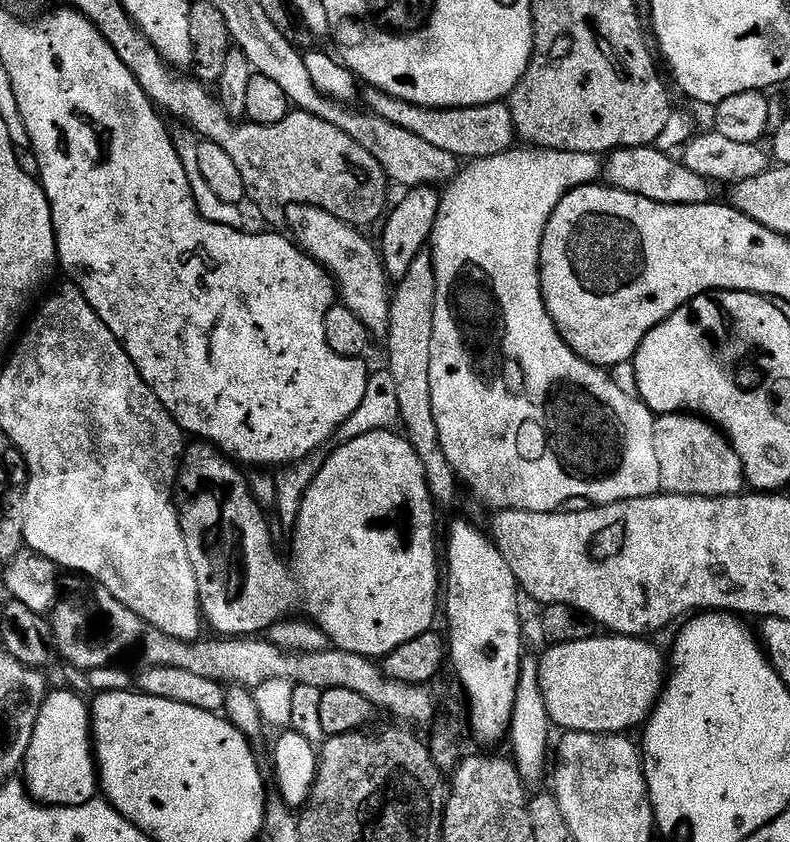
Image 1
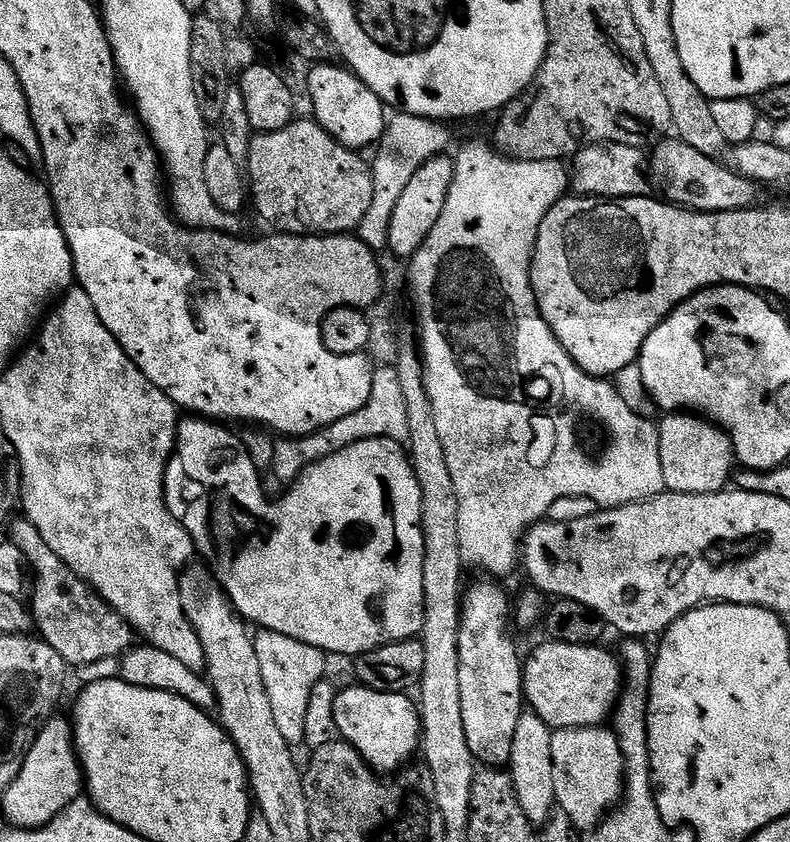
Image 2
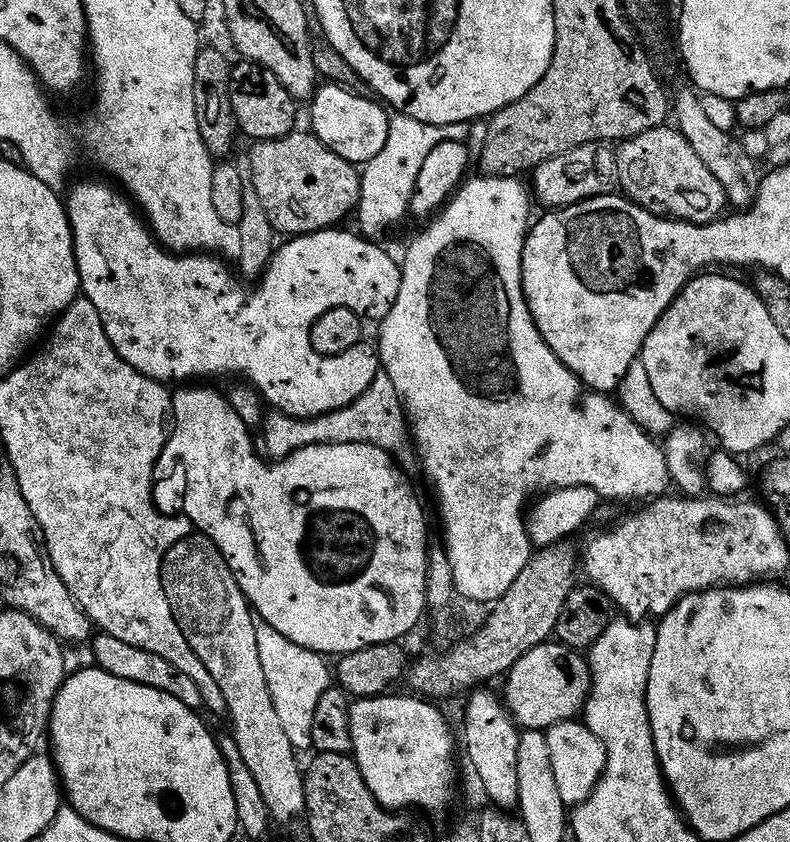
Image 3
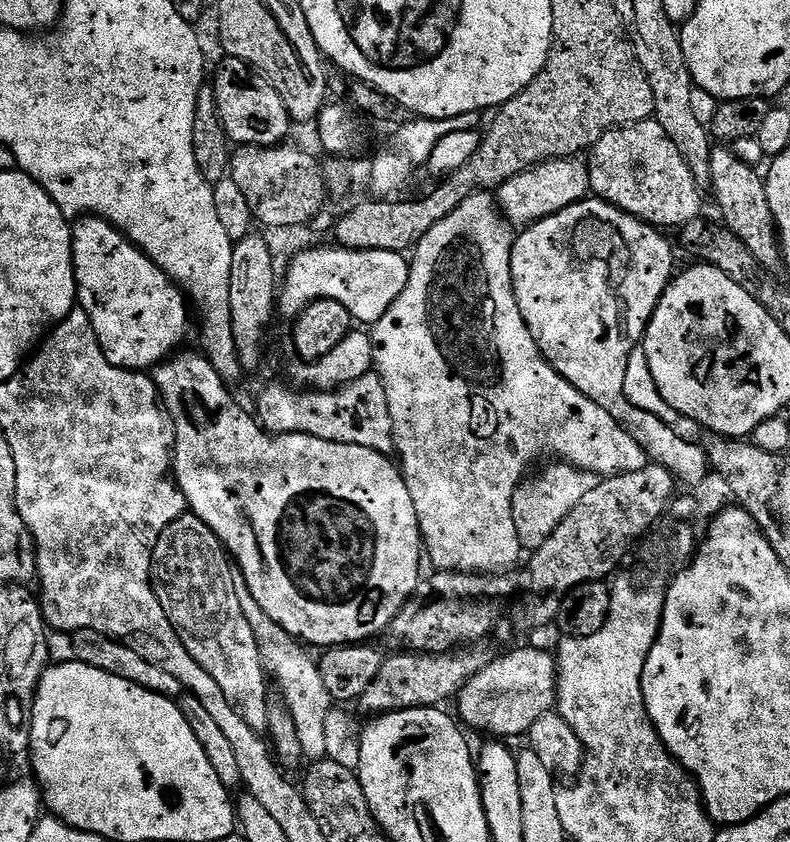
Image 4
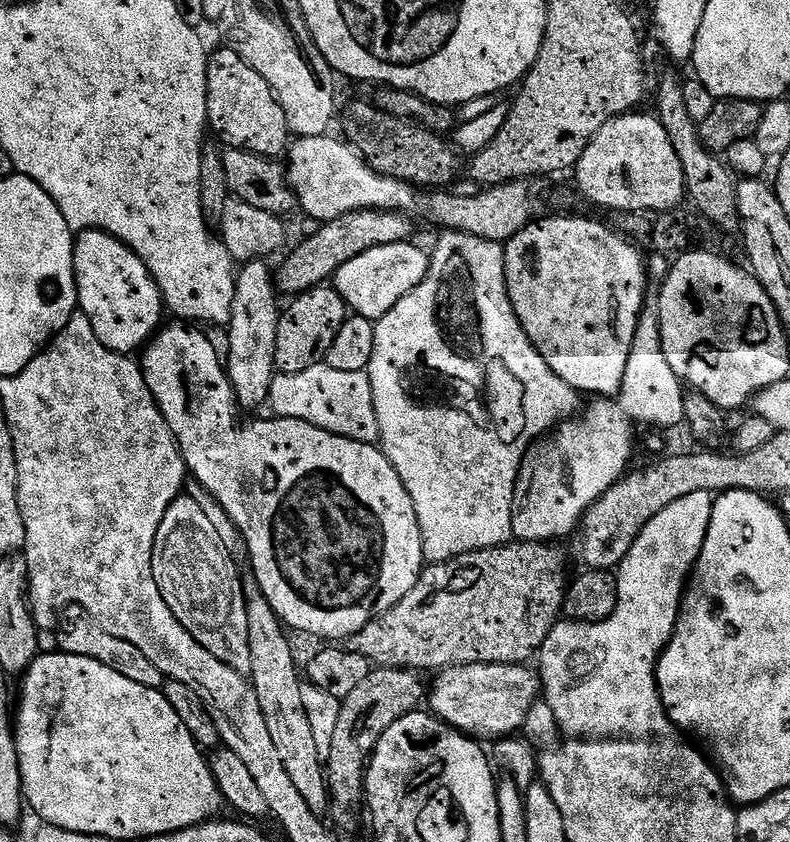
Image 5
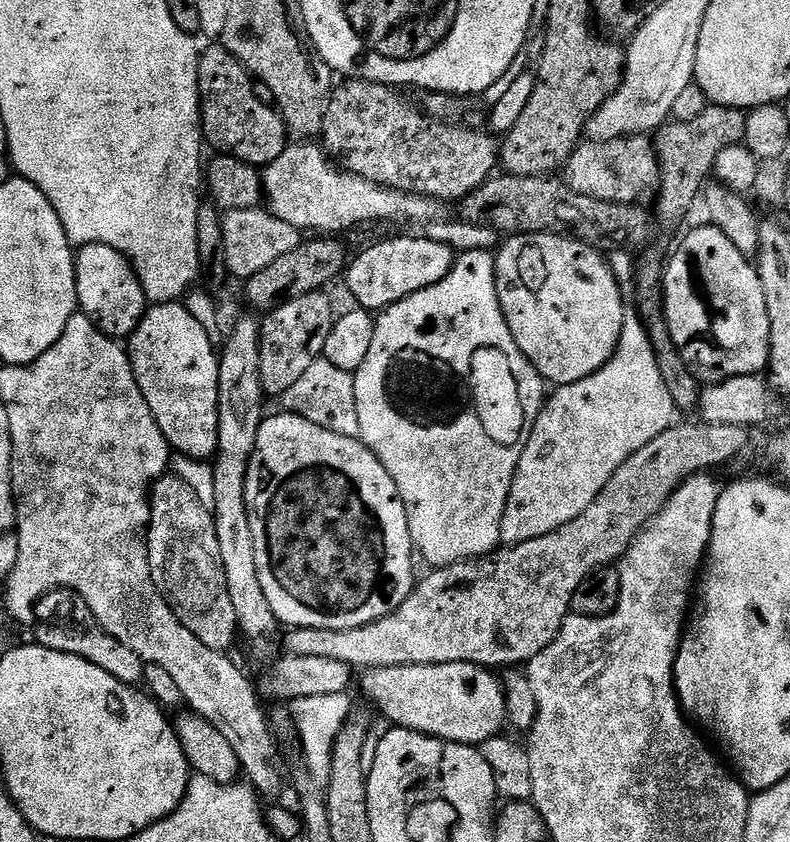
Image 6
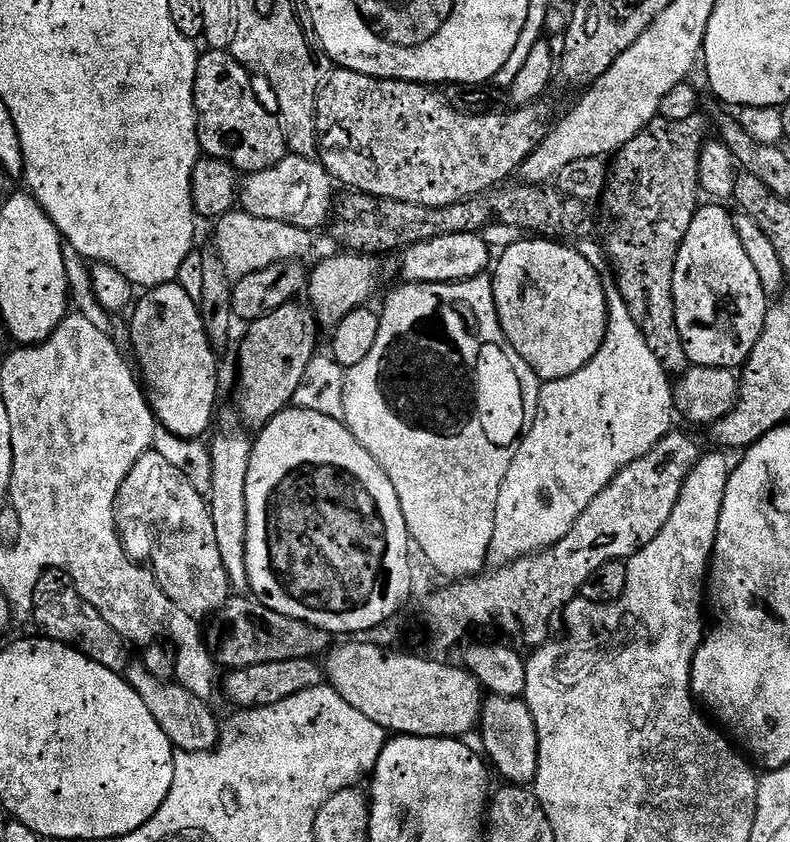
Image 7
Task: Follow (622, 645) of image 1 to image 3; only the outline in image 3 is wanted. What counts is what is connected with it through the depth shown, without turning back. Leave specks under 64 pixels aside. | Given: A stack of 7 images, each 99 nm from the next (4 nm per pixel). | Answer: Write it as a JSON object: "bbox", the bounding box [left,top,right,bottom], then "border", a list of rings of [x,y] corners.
{"bbox":[502,642,592,732],"border":[[[549,642],[530,650],[518,661],[506,677],[502,699],[521,729],[544,732],[555,724],[576,720],[592,695],[592,670],[579,651],[559,642]]]}

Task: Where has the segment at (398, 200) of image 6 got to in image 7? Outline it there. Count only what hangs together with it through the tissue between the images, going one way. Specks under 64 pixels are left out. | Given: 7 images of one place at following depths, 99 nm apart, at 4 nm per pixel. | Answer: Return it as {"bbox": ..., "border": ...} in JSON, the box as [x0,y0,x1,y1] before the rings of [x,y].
{"bbox":[238,154,334,230],"border":[[[289,154],[273,168],[245,175],[238,188],[238,204],[254,218],[317,230],[329,223],[334,207],[332,187],[334,181],[319,159]]]}

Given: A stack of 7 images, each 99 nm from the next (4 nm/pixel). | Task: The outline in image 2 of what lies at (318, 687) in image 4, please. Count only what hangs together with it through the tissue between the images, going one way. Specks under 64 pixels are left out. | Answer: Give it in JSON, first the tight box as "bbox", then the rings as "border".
{"bbox":[254,634,326,746],"border":[[[260,634],[254,640],[256,653],[258,654],[258,666],[262,670],[262,682],[266,686],[266,694],[270,698],[270,710],[274,710],[274,722],[278,722],[278,731],[286,742],[293,746],[304,744],[306,734],[306,710],[309,709],[311,690],[317,686],[320,680],[325,679],[324,660],[326,654],[320,648],[298,642],[294,638],[277,636],[275,634]]]}

